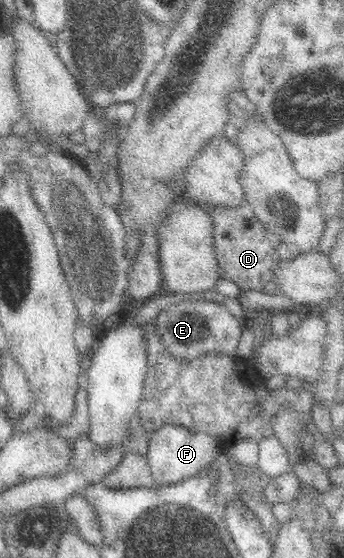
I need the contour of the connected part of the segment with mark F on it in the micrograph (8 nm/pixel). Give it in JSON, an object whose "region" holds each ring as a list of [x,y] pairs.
{"region":[[[175,424],[164,426],[153,435],[146,458],[152,477],[152,489],[176,486],[188,478],[200,476],[210,464],[215,462],[222,450],[209,436],[197,434],[197,432],[192,434],[189,430]]]}

